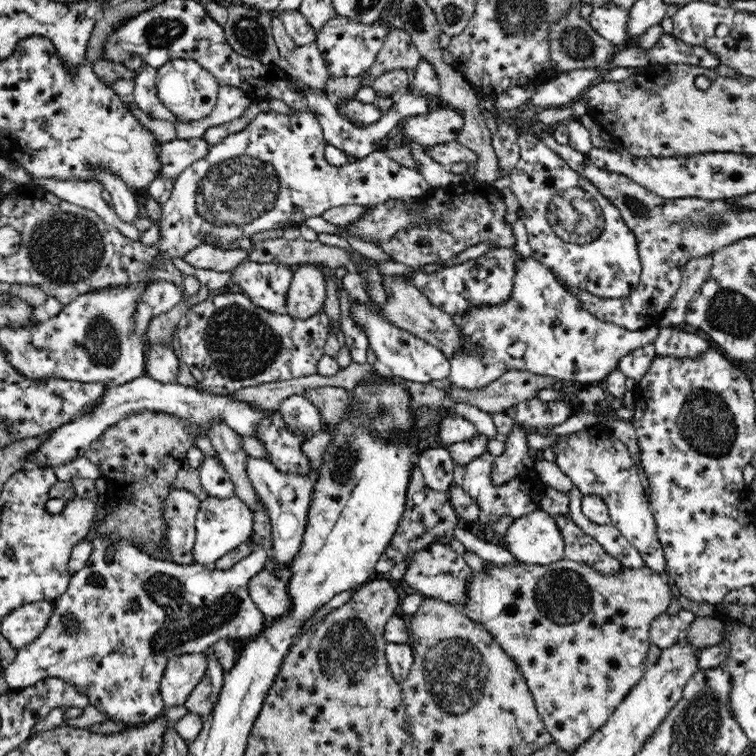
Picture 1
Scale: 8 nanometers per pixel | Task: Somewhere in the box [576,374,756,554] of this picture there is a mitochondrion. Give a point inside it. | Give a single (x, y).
(706, 424)

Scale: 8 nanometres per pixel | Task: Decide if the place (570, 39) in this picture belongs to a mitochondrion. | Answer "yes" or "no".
yes

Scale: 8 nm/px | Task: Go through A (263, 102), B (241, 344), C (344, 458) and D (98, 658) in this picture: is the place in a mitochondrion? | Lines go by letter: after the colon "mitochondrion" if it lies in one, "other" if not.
A: other
B: mitochondrion
C: mitochondrion
D: other

